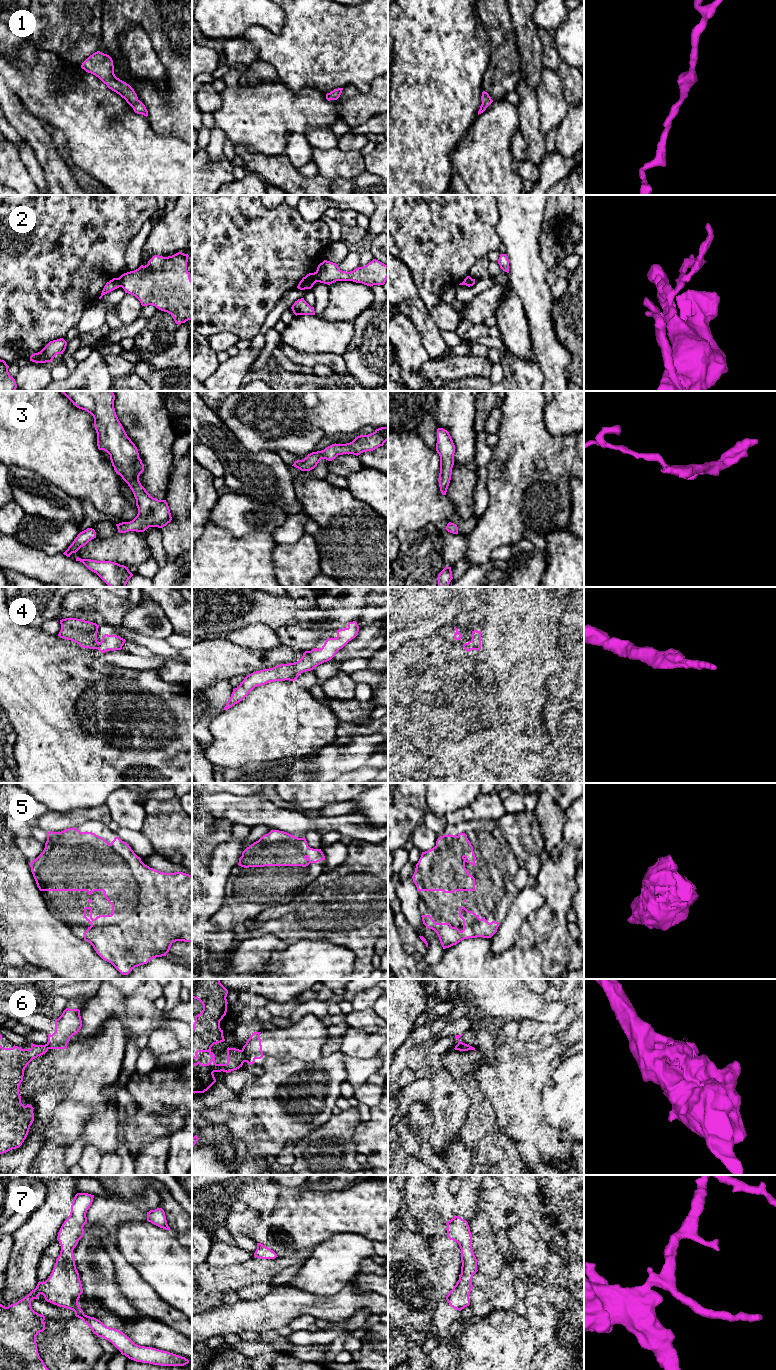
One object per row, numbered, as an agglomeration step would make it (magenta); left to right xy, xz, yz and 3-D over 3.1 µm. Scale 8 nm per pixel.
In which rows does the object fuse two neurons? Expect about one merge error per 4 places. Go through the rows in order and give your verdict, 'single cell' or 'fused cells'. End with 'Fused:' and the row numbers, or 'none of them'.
1: single cell
2: fused cells
3: single cell
4: single cell
5: single cell
6: fused cells
7: single cell
Fused: 2, 6

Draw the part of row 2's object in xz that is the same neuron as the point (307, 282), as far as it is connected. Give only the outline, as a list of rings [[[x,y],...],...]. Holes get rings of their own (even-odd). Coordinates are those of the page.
[[[309,273],[299,282],[297,288],[300,290],[311,289],[313,285],[318,282],[316,273]]]

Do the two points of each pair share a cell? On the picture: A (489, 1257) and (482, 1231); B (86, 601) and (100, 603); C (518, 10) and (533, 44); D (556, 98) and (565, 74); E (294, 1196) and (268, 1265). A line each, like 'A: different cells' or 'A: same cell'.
A: same cell
B: same cell
C: same cell
D: different cells
E: different cells

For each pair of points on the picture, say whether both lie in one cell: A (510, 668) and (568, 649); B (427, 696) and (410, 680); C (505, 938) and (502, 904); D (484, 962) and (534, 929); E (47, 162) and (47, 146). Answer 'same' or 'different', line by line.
A: different
B: different
C: different
D: different
E: same

